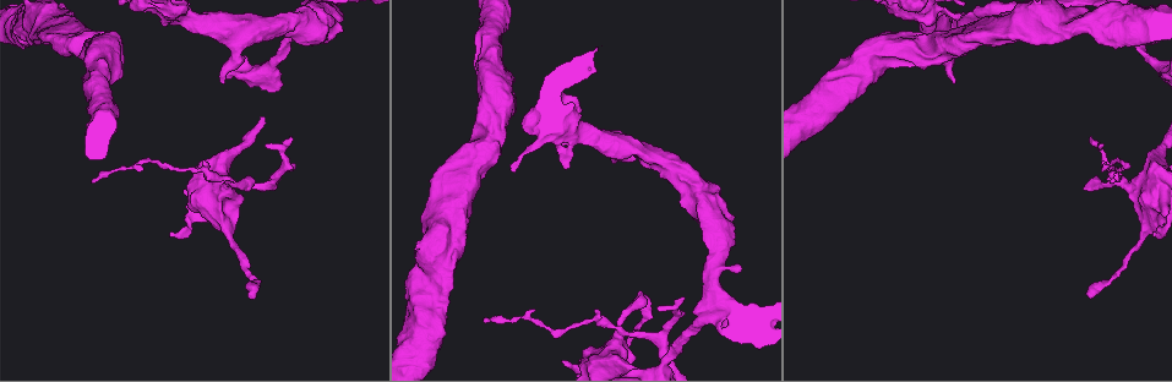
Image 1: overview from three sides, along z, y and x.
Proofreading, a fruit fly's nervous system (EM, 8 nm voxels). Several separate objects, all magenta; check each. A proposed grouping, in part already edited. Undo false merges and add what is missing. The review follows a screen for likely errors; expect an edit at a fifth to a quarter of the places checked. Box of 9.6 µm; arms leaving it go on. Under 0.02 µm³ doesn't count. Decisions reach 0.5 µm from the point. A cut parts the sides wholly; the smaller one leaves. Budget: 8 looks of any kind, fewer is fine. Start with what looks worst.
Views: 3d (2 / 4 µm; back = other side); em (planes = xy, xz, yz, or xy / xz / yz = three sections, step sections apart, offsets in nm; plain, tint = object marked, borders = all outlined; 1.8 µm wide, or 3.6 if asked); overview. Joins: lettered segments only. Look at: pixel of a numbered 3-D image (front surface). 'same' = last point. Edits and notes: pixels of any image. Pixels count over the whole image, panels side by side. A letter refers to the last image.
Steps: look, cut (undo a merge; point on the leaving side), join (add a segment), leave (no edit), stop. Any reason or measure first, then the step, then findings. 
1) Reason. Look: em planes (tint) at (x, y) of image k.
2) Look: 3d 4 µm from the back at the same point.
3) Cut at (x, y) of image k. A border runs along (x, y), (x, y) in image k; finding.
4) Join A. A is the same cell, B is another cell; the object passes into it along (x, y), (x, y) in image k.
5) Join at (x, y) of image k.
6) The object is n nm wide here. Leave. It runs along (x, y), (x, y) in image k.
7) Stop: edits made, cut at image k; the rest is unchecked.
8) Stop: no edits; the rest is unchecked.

Thick turns thin. Look: em 3.6 µm planes (borders) at (1128, 187) of image 1.

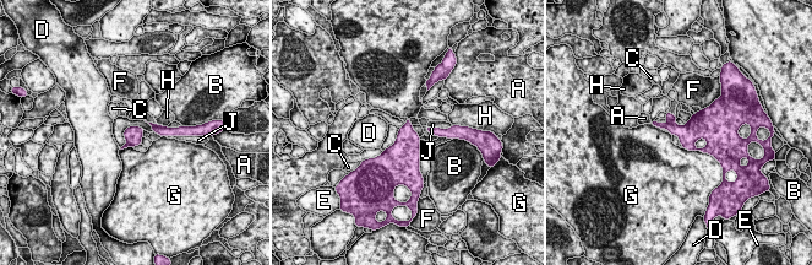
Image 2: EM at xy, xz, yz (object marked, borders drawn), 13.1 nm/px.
The longest contact is with G, 460 nm. Cut at (670, 117) of image 2. A, B, C, D, E, F, G, H and J are other cells; a border runs along (669, 120), (674, 123) in image 2; a second neuron is stuck on.

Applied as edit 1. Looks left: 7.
See it whole again. Look: overview.

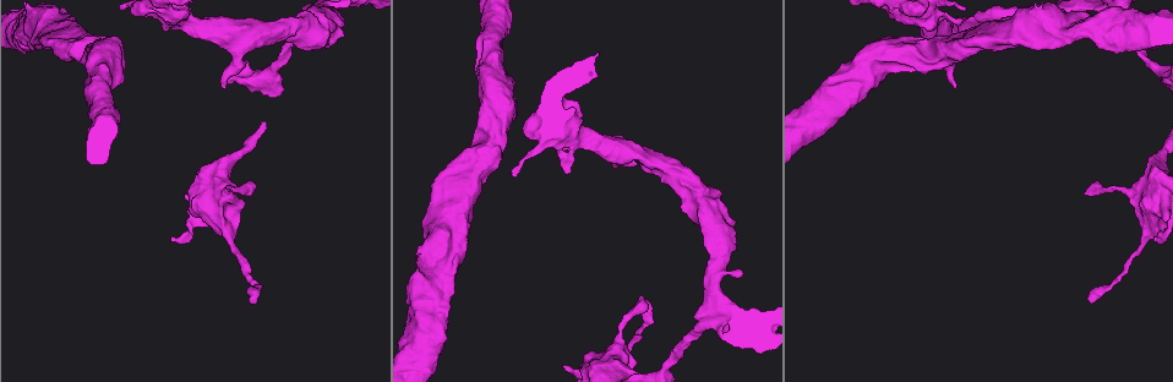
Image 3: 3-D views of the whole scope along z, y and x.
Thick turns thin. Look: 3d 4 µm at (239, 61) of image 3.

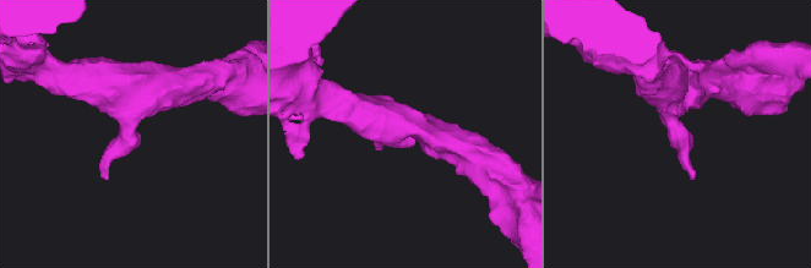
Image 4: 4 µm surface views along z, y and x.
Look: em planes (borders) at (676, 133) of image 4.

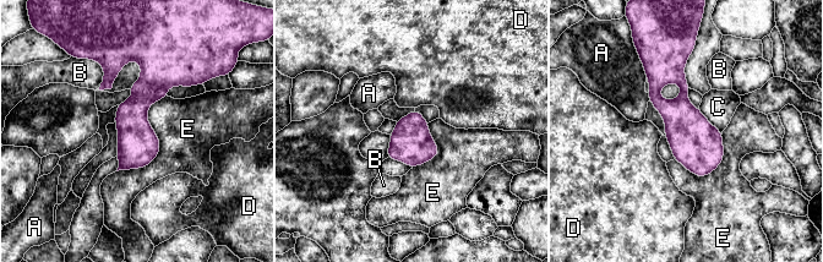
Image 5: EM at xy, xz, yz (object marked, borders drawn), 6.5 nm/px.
The longest contact is with E, 600 nm. Leave. A, B, C, D and E are other cells; continuous, no second neuron.

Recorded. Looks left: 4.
Long arm stops here. Look: em 3.6 µm yz step 16 (tint) at (253, 304) of image 3.

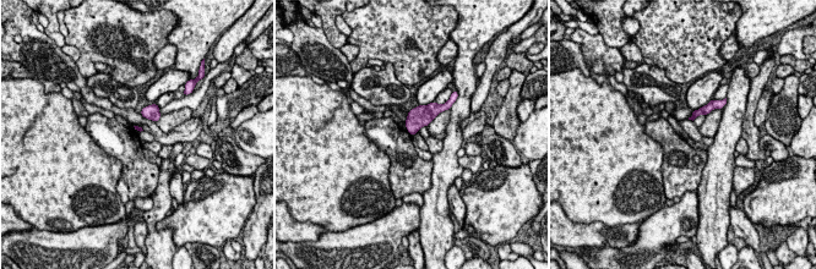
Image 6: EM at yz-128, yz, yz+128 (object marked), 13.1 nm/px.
Cut it another way. Look: em 3.6 µm planes (borders) at the same point.

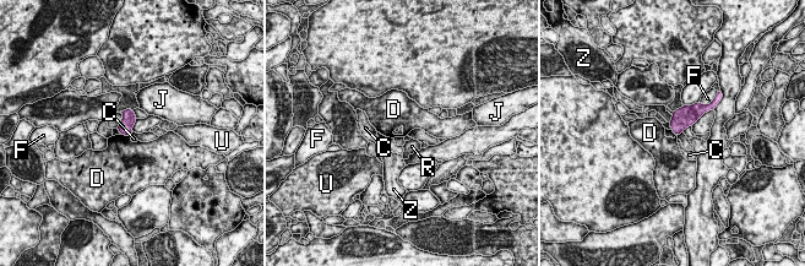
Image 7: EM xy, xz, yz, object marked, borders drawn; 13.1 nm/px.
The longest contact is with U, 340 nm. Leave. C, D, F, J, R, U and Z are other cells; a border runs along (120, 134), (130, 136) in image 7; no lettered segment goes on from it.

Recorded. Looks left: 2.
Stop: edits made, cut at image 2; the rest is unchecked.

